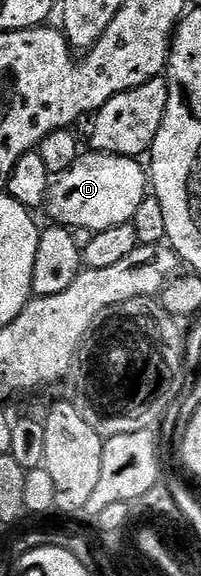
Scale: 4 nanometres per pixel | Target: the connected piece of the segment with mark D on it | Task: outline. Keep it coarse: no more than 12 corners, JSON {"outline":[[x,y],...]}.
{"outline":[[85,151],[48,192],[49,221],[95,234],[132,223],[150,176]]}

